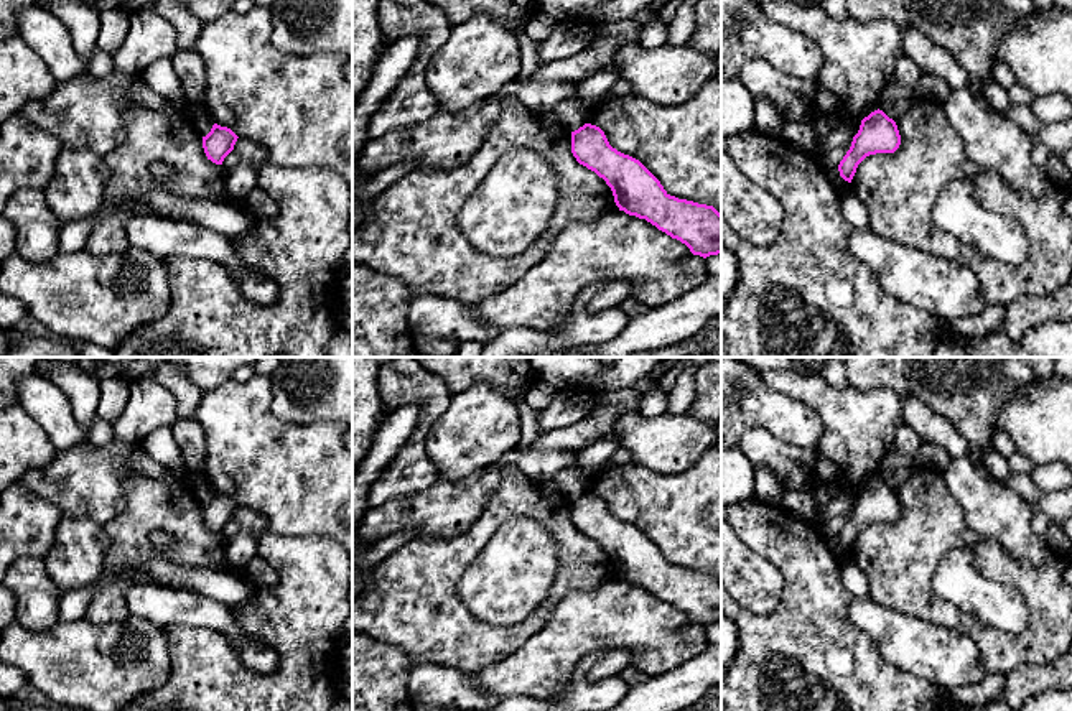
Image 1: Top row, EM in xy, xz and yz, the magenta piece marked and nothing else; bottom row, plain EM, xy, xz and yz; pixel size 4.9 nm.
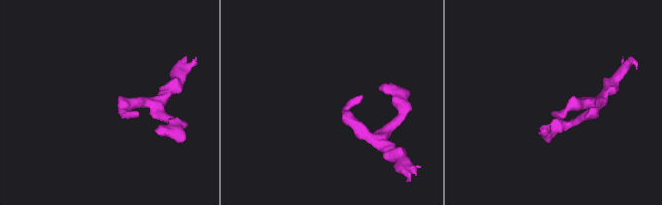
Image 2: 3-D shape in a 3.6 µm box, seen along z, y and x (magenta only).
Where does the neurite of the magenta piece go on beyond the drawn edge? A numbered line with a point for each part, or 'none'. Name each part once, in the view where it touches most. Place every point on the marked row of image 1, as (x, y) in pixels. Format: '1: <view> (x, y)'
none

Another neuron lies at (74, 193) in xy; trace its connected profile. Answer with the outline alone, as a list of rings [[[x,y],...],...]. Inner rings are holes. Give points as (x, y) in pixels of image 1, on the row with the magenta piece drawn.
[[[61,150],[44,189],[46,204],[61,224],[87,219],[100,207],[107,179],[104,156],[91,150]]]

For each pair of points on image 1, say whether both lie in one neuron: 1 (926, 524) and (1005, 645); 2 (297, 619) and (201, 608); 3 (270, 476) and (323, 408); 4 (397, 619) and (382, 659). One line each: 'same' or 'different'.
1: same
2: different
3: different
4: different

